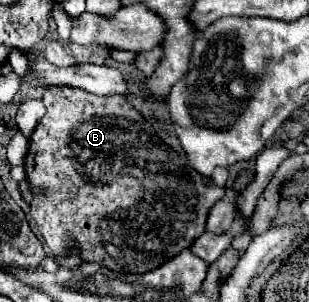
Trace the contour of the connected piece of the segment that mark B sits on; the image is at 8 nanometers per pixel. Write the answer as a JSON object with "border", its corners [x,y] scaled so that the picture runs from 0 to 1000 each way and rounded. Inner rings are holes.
{"border":[[[162,285],[162,291],[149,291],[149,305],[136,318],[136,338],[149,351],[149,377],[129,397],[123,424],[91,457],[97,477],[91,477],[78,563],[84,563],[84,596],[97,589],[97,616],[104,616],[104,636],[110,636],[110,662],[97,675],[97,709],[104,709],[110,735],[117,735],[136,788],[149,795],[168,848],[201,848],[201,841],[214,841],[227,828],[246,828],[265,861],[311,868],[311,874],[343,881],[343,887],[356,887],[369,901],[466,907],[466,901],[505,894],[537,861],[576,848],[589,828],[602,828],[602,821],[615,821],[628,808],[628,795],[660,768],[673,695],[699,675],[699,662],[712,662],[725,649],[725,623],[699,616],[673,583],[654,583],[647,570],[615,556],[615,543],[602,543],[602,523],[583,517],[576,503],[563,503],[505,444],[492,411],[479,397],[466,397],[466,384],[401,318],[304,318],[304,311],[291,311],[278,298],[259,298],[259,291]]]}

